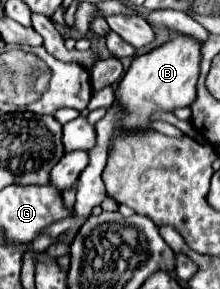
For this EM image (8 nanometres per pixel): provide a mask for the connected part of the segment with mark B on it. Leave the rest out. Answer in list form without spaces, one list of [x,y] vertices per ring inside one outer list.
[[[173,32],[171,38],[153,48],[149,54],[133,58],[129,70],[119,82],[115,90],[117,102],[125,108],[125,118],[121,128],[137,130],[149,126],[149,118],[157,110],[171,112],[179,106],[189,106],[195,100],[195,84],[199,78],[199,64],[201,64],[201,44],[197,40],[189,40],[189,36],[181,36]]]

